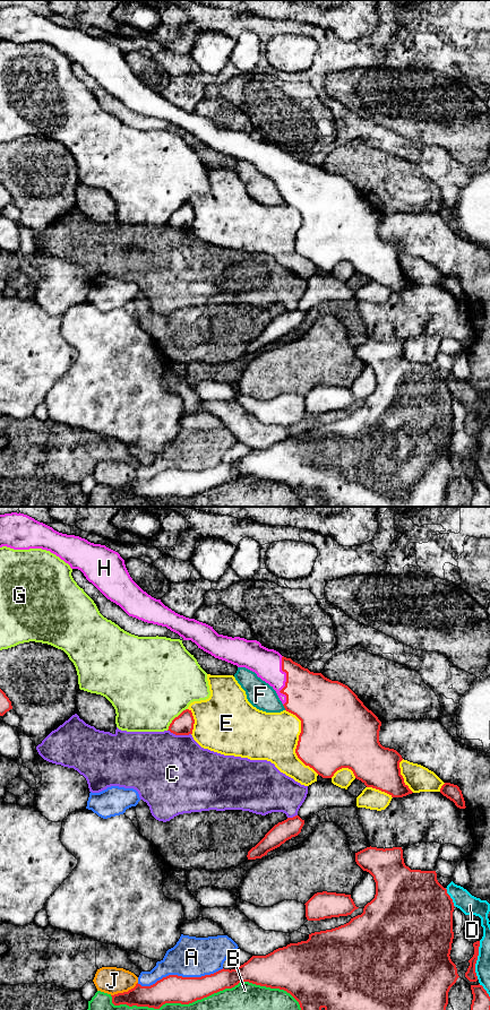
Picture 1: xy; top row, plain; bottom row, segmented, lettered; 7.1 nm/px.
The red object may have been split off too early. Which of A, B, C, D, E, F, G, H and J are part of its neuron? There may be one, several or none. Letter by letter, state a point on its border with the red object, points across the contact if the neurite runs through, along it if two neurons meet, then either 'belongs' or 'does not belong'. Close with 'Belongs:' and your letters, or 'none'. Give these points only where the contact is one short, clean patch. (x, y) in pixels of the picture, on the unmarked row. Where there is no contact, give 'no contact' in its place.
A: xy (180, 469) | does not belong
B: xy (207, 489) | does not belong
C: xy (179, 227) | does not belong
D: xy (476, 452) | does not belong
E: xy (298, 235) | does not belong
F: xy (284, 200) | does not belong
G: xy (174, 212) | does not belong
H: xy (286, 174) | belongs
J: xy (125, 485) | does not belong
Belongs: H

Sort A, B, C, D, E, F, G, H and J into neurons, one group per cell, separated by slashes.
A / B / C / D / E / F / G / H / J

